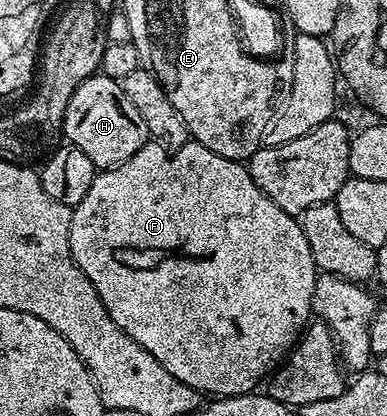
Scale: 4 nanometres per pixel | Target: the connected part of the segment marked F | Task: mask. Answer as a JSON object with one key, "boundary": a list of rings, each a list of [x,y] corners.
{"boundary":[[[193,140],[171,152],[158,144],[149,143],[121,165],[97,172],[94,183],[90,183],[90,191],[86,191],[86,199],[72,209],[70,251],[86,279],[94,283],[94,291],[98,291],[110,319],[114,319],[114,323],[118,323],[118,327],[134,339],[134,343],[150,351],[150,355],[154,355],[154,359],[158,359],[158,363],[162,363],[174,379],[186,383],[201,395],[212,393],[208,395],[213,398],[236,397],[239,393],[253,392],[259,386],[256,384],[260,380],[261,384],[288,356],[313,316],[312,296],[318,270],[299,220],[279,209],[260,190],[258,183],[254,183],[241,162],[214,155],[210,147],[202,147]]]}

